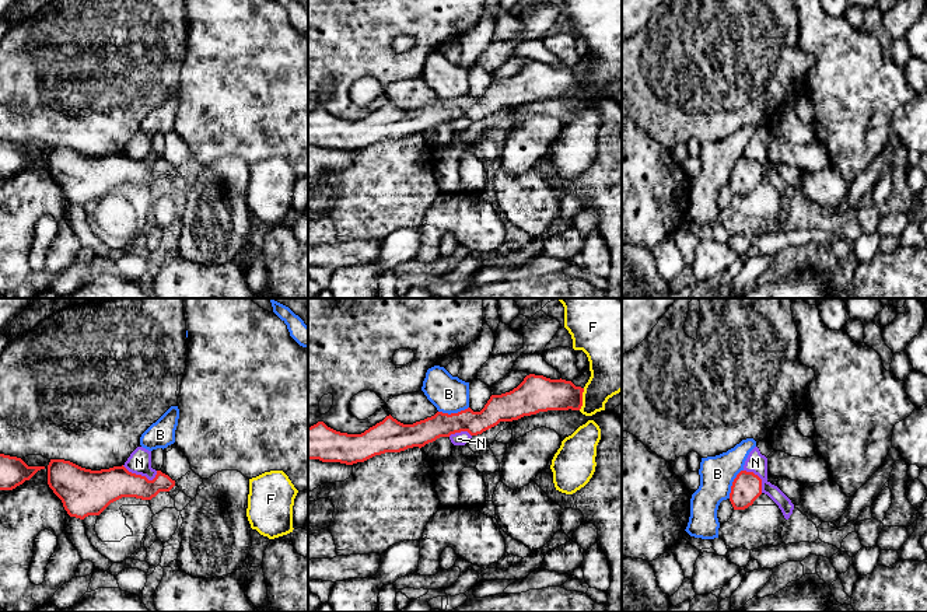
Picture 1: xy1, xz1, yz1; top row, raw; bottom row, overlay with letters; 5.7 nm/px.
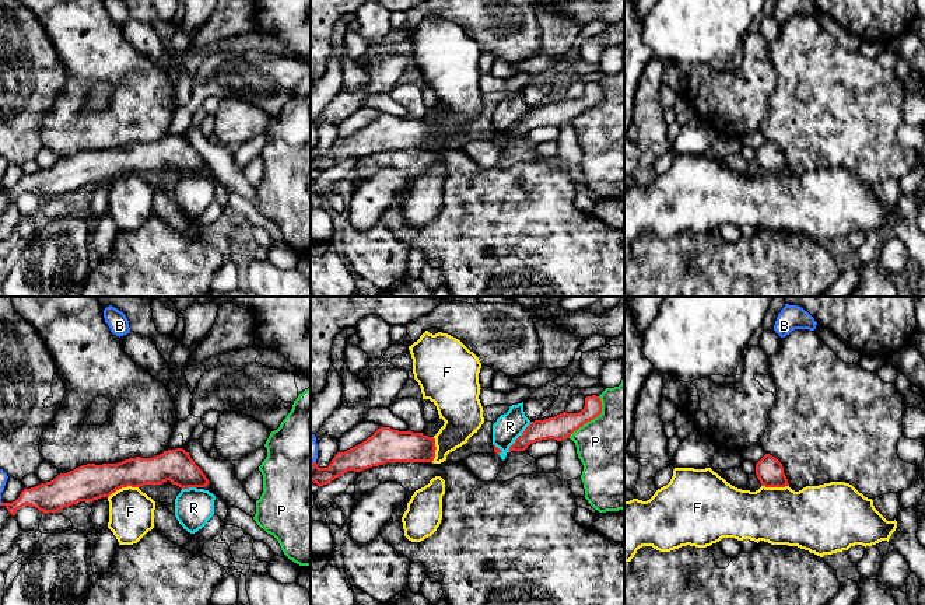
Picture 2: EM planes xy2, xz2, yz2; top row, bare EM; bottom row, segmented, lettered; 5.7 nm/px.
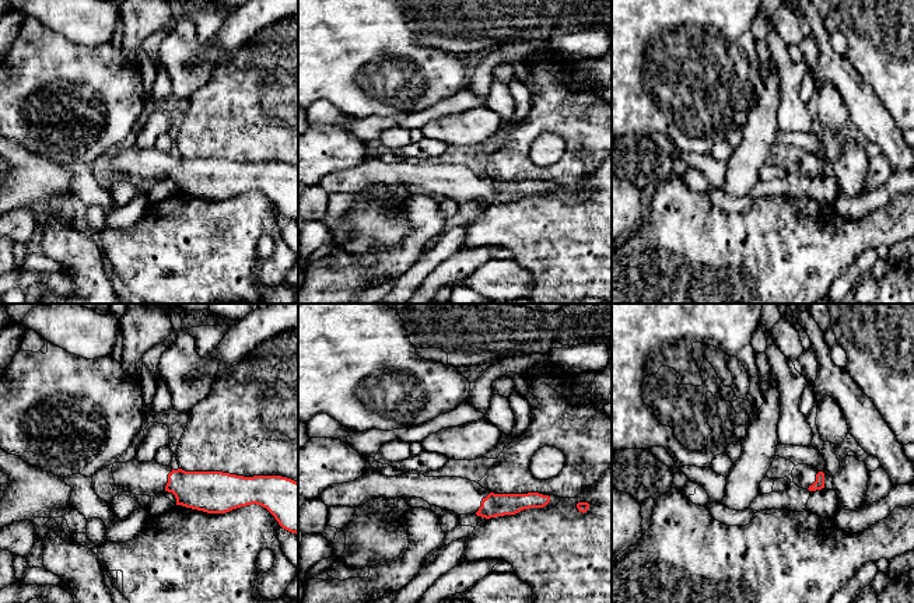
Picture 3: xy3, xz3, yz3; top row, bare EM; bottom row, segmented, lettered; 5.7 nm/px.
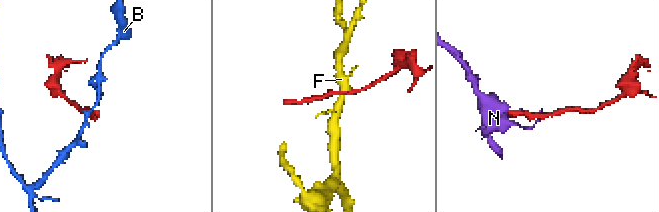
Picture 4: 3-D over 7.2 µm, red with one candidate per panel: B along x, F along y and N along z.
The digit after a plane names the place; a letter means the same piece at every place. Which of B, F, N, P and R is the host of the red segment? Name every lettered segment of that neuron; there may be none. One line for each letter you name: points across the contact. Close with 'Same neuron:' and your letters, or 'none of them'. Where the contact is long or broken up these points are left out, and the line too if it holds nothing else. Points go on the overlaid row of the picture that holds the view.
Same neuron: none of them

